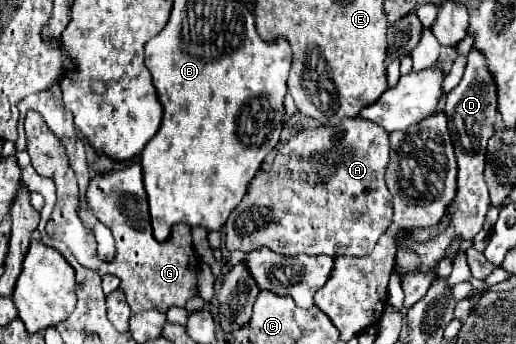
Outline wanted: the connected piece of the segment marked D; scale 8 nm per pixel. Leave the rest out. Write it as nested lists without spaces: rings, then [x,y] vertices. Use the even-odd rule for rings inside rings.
[[[472,48],[468,54],[468,64],[466,64],[462,82],[446,98],[446,116],[448,116],[456,158],[458,158],[458,194],[450,204],[450,210],[454,210],[454,226],[446,230],[446,234],[440,234],[438,238],[434,238],[430,246],[418,246],[418,254],[424,268],[428,268],[430,264],[442,258],[454,234],[462,234],[464,240],[474,238],[482,230],[486,212],[490,208],[488,188],[486,188],[482,170],[484,170],[486,142],[494,134],[494,122],[498,118],[498,88],[492,72],[486,68],[486,56],[476,48]]]

